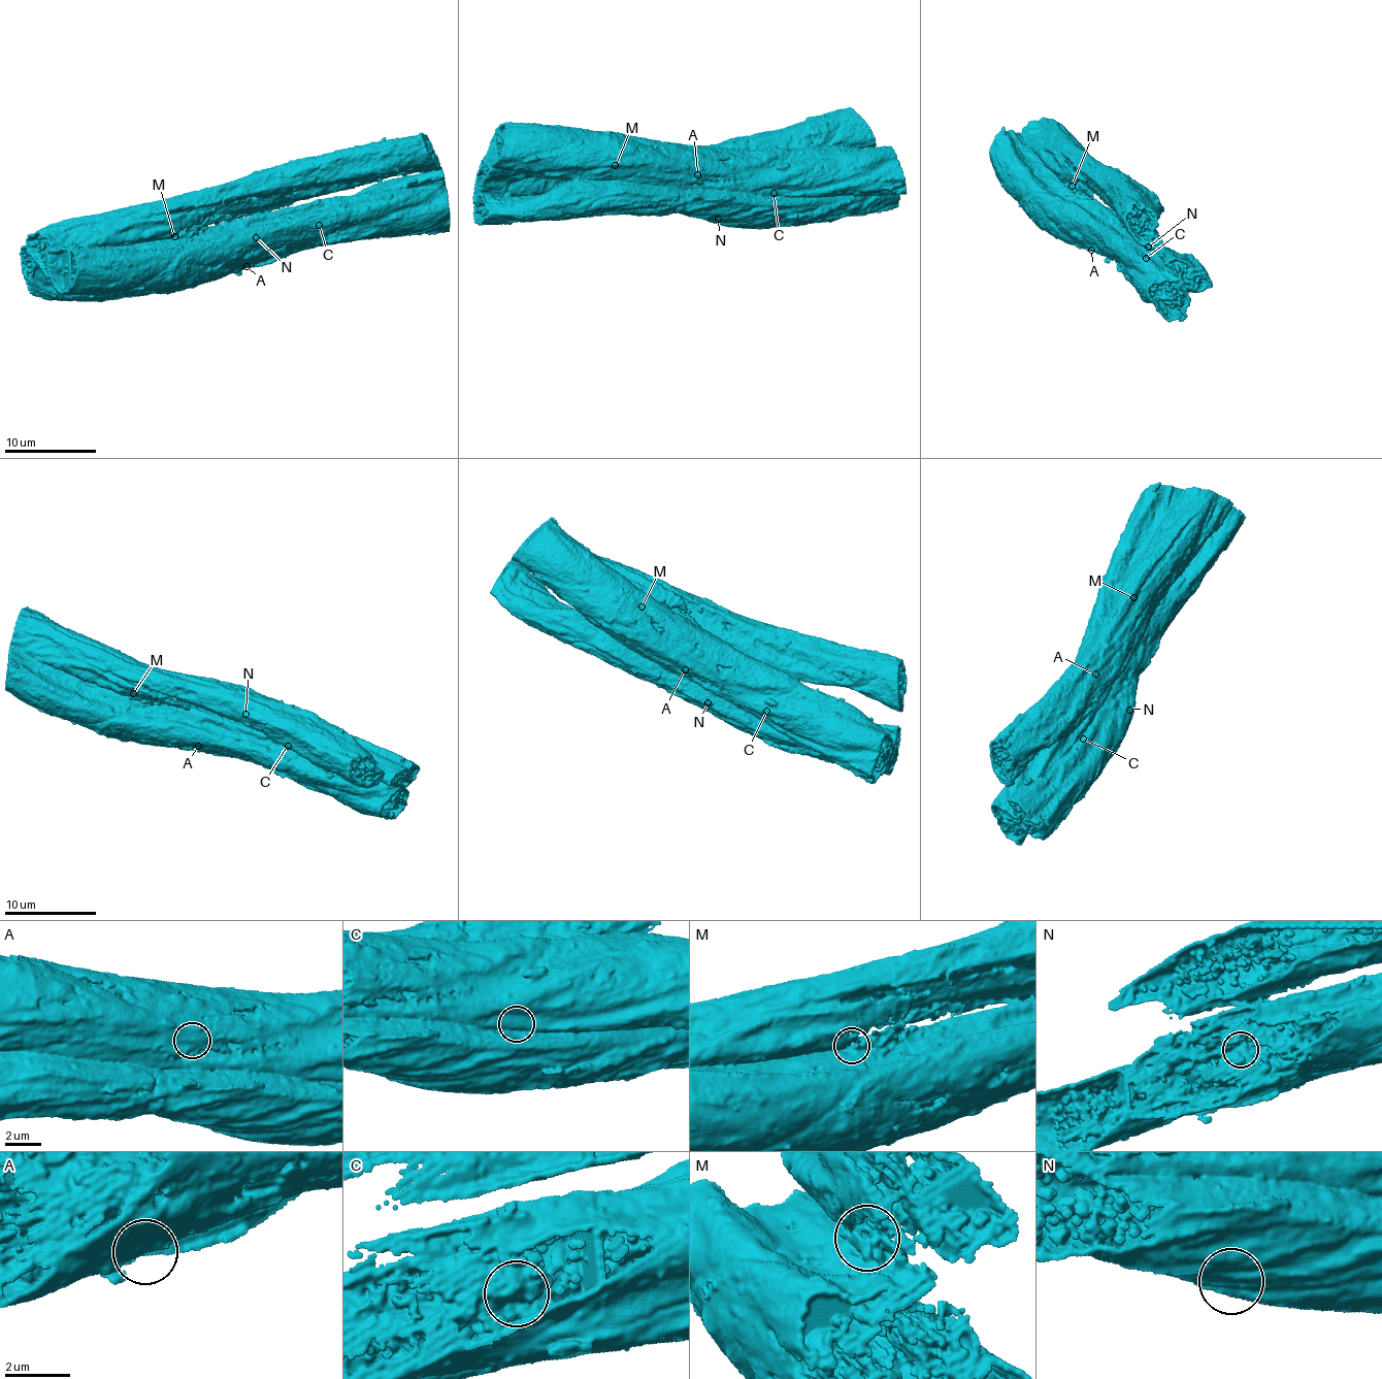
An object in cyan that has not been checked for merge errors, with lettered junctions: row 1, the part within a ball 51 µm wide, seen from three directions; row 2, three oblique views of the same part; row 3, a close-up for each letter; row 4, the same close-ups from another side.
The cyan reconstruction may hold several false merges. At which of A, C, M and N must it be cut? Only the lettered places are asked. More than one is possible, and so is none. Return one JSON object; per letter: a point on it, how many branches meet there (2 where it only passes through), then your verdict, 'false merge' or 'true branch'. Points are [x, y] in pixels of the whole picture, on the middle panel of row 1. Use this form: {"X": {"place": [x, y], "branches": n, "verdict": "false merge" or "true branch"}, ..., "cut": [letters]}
{"A": {"place": [697, 174], "branches": 1, "verdict": "true branch"}, "C": {"place": [774, 193], "branches": 1, "verdict": "false merge"}, "M": {"place": [615, 165], "branches": 1, "verdict": "false merge"}, "N": {"place": [718, 219], "branches": 1, "verdict": "true branch"}, "cut": ["C", "M"]}

